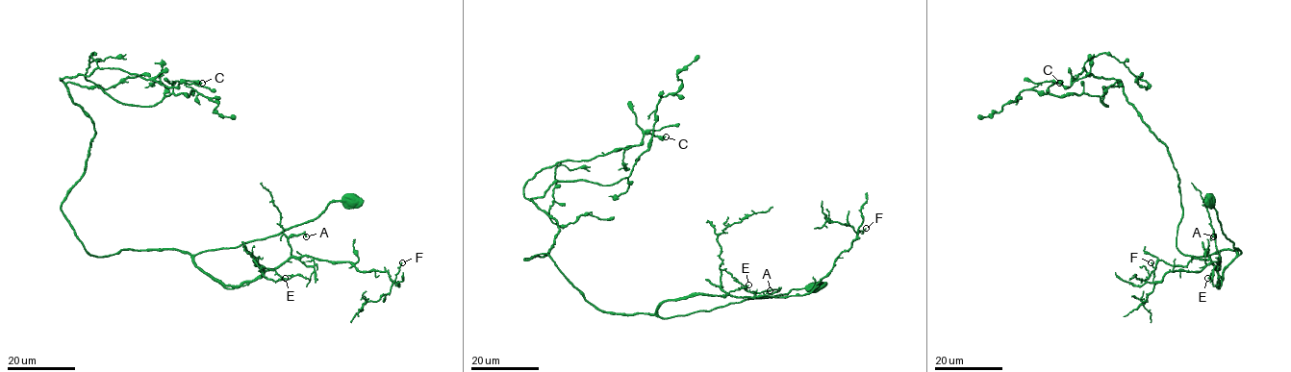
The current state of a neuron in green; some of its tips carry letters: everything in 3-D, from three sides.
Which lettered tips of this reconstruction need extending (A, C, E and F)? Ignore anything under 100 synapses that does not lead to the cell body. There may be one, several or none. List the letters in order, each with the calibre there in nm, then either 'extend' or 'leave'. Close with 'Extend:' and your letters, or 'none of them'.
A: calibre 120 nm; leave
C: calibre 440 nm; leave
E: calibre 200 nm; leave
F: calibre 140 nm; leave
Extend: none of them

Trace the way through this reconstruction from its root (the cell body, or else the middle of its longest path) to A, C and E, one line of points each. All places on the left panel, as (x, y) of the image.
A: (352, 201), (333, 201), (277, 235), (199, 252), (193, 262), (240, 285), (281, 265), (291, 235), (306, 236)
C: (352, 201), (237, 247), (91, 256), (61, 206), (94, 123), (60, 79), (118, 68), (167, 86), (202, 83)
E: (352, 201), (333, 201), (316, 217), (277, 235), (193, 258), (229, 285), (253, 282), (265, 268), (285, 278)

